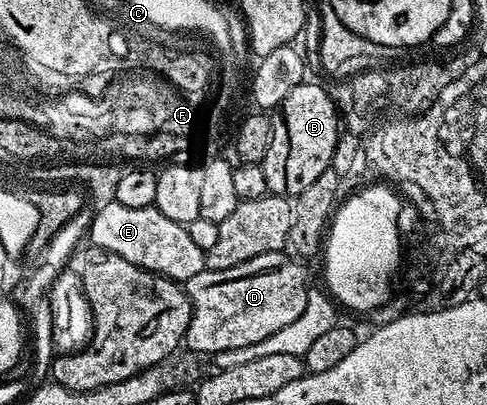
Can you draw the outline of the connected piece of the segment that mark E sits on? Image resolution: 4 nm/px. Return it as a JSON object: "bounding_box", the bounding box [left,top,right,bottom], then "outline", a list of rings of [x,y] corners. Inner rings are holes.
{"bounding_box":[89,201,205,283],"outline":[[[115,201],[98,206],[94,210],[89,240],[96,249],[104,249],[113,255],[121,255],[142,269],[160,273],[170,281],[185,283],[205,268],[205,251],[193,243],[185,225],[165,219],[154,204],[145,207],[125,207]]]}

